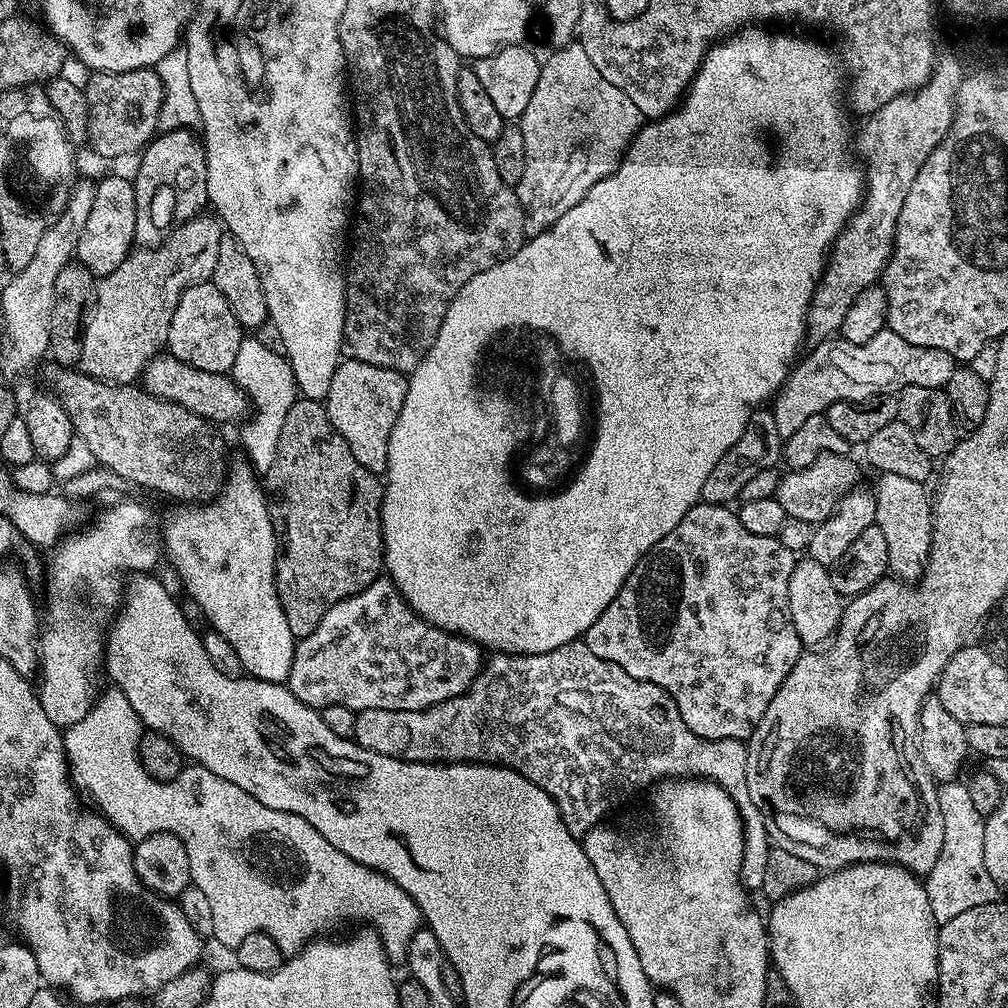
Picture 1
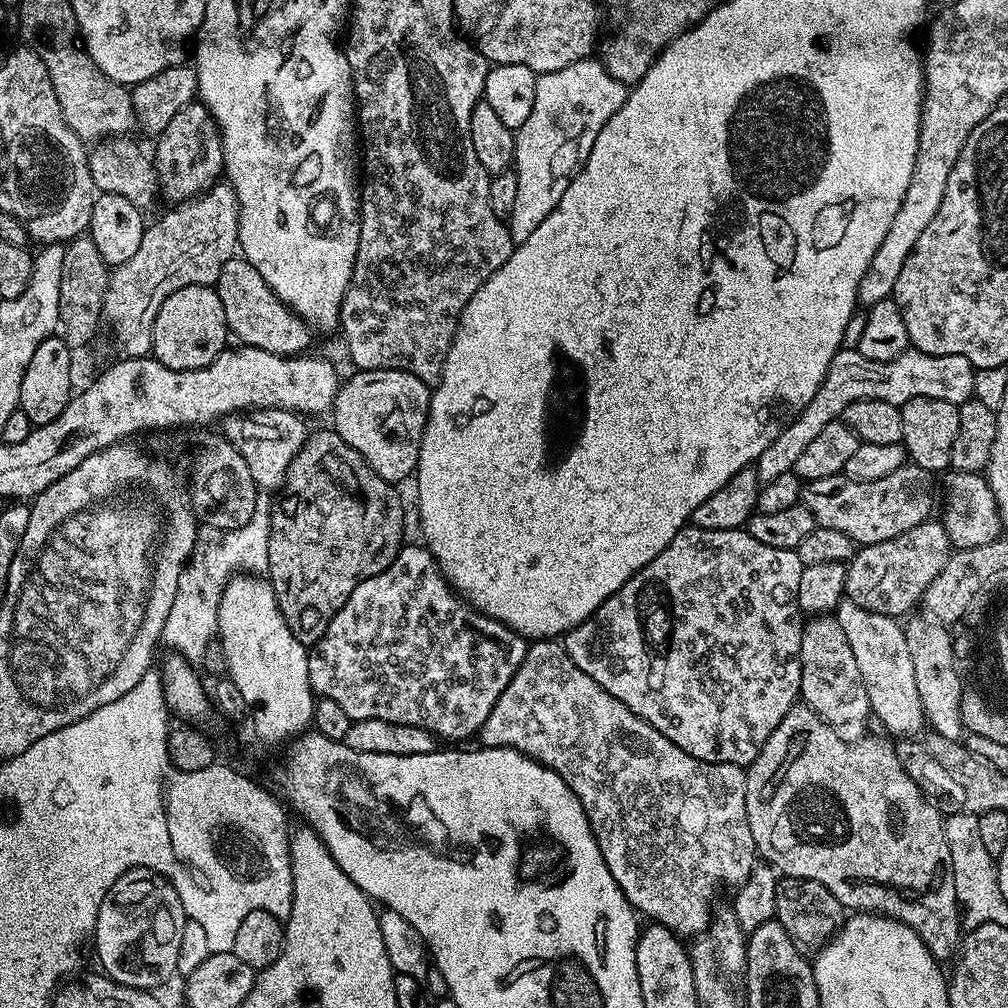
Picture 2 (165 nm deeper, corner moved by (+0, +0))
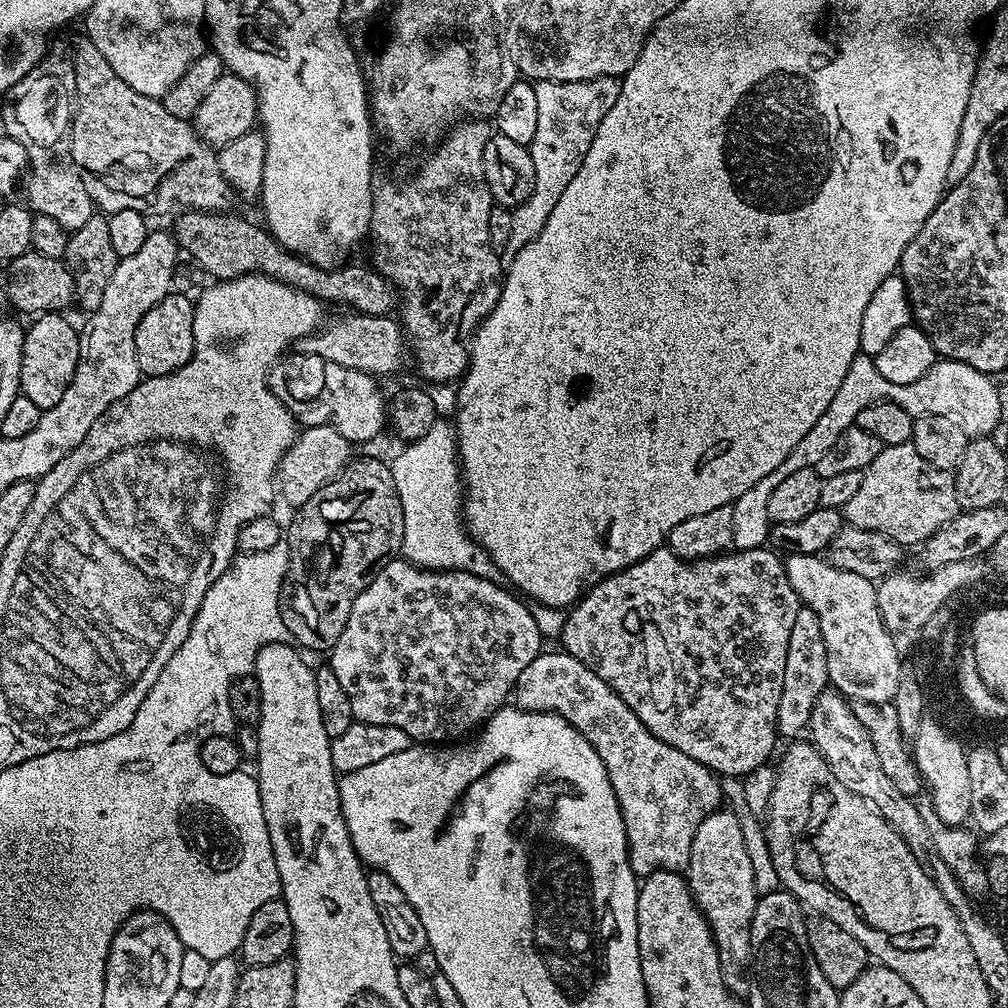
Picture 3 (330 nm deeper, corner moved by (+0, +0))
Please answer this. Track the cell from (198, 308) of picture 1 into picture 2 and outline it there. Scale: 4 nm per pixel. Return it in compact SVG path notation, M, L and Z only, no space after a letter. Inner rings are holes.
M206 284L182 286L182 290L174 290L158 309L151 355L162 362L162 366L170 366L170 370L198 370L225 351L227 340L230 340L230 333L226 310L222 310L222 298L218 298L215 287Z

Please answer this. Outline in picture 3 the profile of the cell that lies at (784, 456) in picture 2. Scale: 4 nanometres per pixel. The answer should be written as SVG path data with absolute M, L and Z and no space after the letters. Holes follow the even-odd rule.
M863 354L856 356L854 362L850 362L850 370L846 370L846 378L842 378L842 386L838 386L838 391L834 394L830 406L826 406L822 418L818 418L818 422L814 422L814 426L810 426L806 438L802 438L802 442L798 442L798 446L794 446L794 450L790 450L790 454L786 454L786 462L782 462L782 466L778 466L778 470L770 470L770 474L766 474L766 478L762 478L762 482L754 482L754 486L750 486L750 490L746 490L746 494L742 494L732 504L734 510L732 548L736 550L763 548L768 544L770 521L766 514L766 506L771 492L789 474L794 474L797 470L815 468L816 463L829 452L830 446L834 446L834 442L838 442L838 438L842 438L844 431L855 425L858 414L862 414L862 410L866 410L866 406L870 406L874 402L883 400L894 402L898 406L902 406L902 410L906 410L906 414L910 414L913 418L945 416L951 420L958 420L964 428L964 433L970 438L991 437L992 431L998 426L1001 427L1002 424L999 412L998 384L997 381L992 380L995 379L989 373L974 370L974 366L970 366L966 362L940 358L930 366L930 370L926 370L926 374L922 378L918 378L918 382L898 386L894 382L886 382L886 378L882 378L882 374L878 374L873 357Z

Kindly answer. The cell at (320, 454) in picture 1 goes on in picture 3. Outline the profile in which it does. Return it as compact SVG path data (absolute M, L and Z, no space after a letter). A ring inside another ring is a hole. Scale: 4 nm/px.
M353 458L336 479L310 498L310 502L295 509L293 516L296 517L292 525L286 528L288 575L280 586L282 622L289 637L301 649L327 653L338 638L342 638L342 630L346 630L346 618L350 618L354 598L366 590L385 561L395 557L404 547L402 502L394 486L391 467L385 461L383 464L380 460Z

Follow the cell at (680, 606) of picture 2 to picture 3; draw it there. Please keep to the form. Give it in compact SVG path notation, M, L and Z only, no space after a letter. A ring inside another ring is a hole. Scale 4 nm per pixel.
M667 546L655 548L646 558L629 568L623 568L613 576L600 580L588 589L575 604L567 609L564 625L558 637L563 651L569 652L578 662L582 662L602 682L606 682L634 710L634 714L666 746L674 746L674 750L682 750L686 758L694 758L694 762L702 762L712 772L723 776L745 777L755 768L769 763L772 751L776 748L778 733L778 702L782 699L782 678L786 671L786 645L790 643L790 630L794 627L794 618L798 618L798 610L802 606L800 596L790 586L790 578L784 569L784 560L771 547L742 548L729 550L718 556L708 556L705 560L681 560Z

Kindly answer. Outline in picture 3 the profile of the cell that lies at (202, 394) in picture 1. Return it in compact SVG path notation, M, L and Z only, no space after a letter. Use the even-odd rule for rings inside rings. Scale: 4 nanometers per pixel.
M331 424L322 426L308 426L297 435L296 440L286 450L286 454L280 459L278 469L278 496L285 500L292 510L301 508L322 486L326 486L330 481L336 479L349 460L353 459L354 448L349 444L338 430Z

